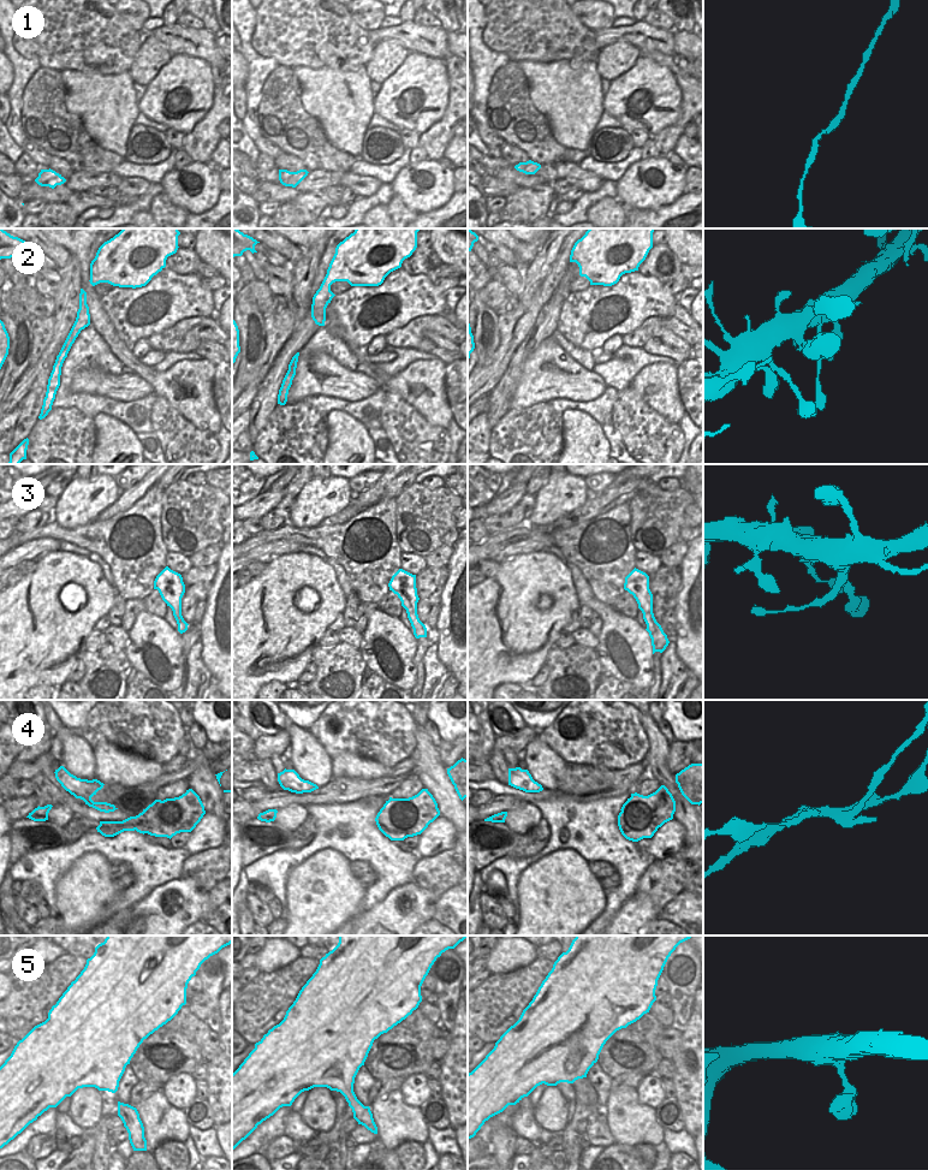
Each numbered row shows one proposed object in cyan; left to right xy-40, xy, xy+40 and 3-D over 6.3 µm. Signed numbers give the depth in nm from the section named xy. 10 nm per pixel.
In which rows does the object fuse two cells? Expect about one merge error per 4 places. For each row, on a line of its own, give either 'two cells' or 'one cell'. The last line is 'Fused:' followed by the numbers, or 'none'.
1: one cell
2: one cell
3: one cell
4: two cells
5: one cell
Fused: 4

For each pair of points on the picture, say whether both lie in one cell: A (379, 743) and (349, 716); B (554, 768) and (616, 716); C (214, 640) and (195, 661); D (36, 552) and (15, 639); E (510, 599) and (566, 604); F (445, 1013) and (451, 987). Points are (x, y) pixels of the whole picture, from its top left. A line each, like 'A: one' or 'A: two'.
A: one
B: two
C: two
D: two
E: one
F: one

